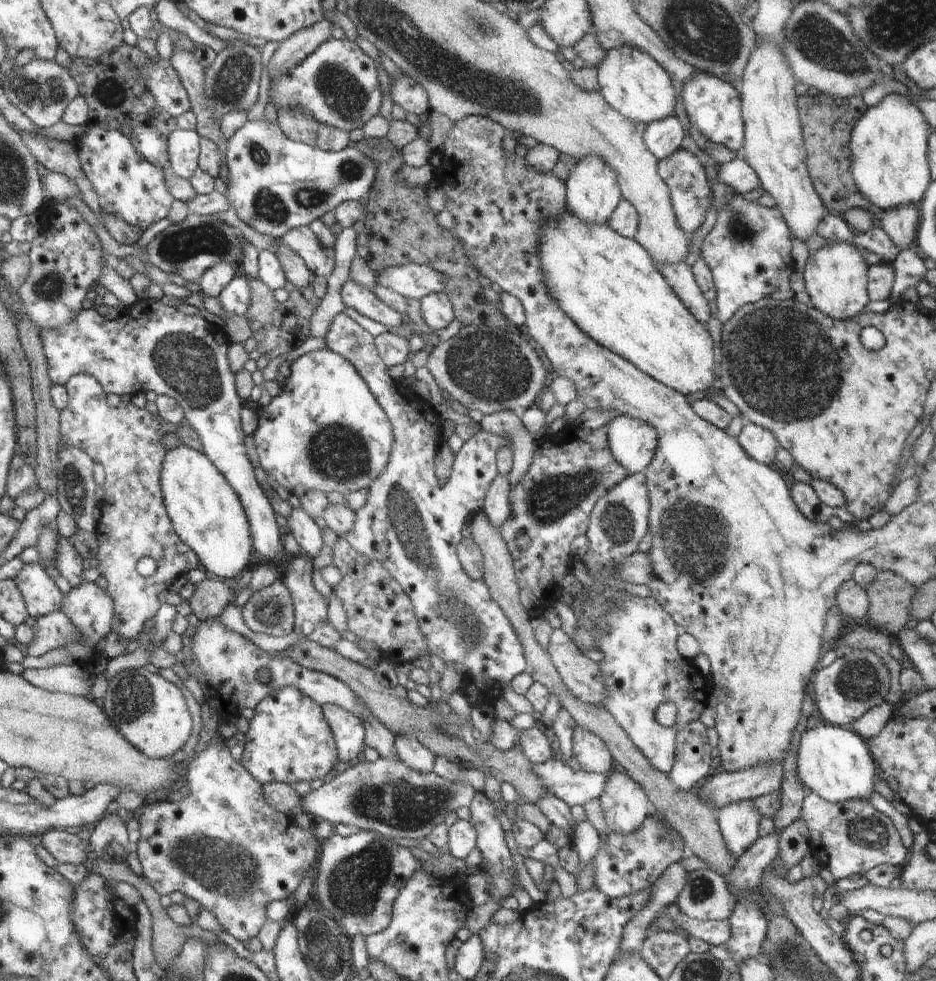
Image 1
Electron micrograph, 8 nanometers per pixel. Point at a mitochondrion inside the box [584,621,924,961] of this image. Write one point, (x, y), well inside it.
(859, 680)

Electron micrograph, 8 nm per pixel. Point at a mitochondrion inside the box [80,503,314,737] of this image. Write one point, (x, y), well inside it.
(134, 700)

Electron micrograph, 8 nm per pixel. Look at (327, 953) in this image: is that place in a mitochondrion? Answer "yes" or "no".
yes

